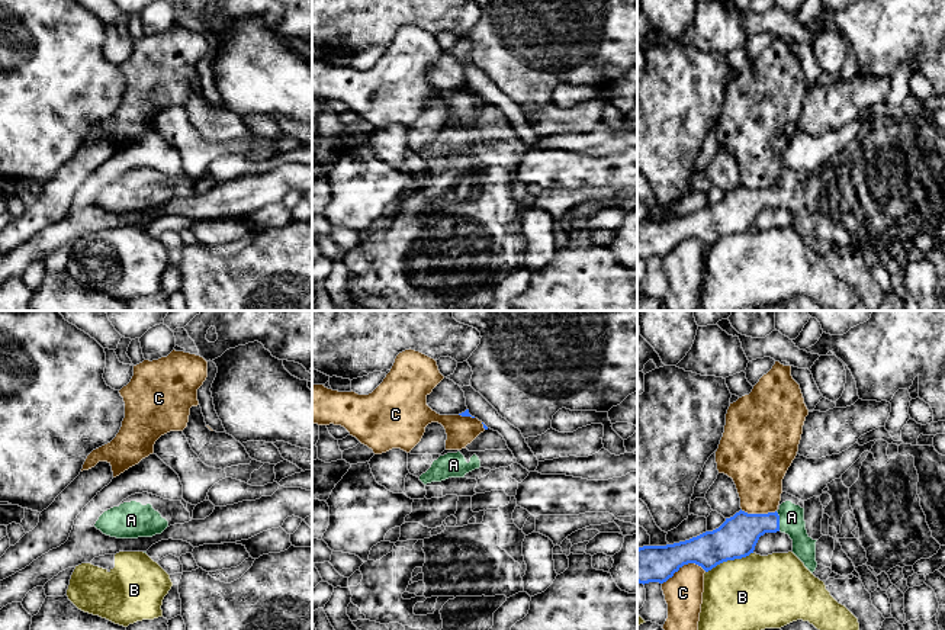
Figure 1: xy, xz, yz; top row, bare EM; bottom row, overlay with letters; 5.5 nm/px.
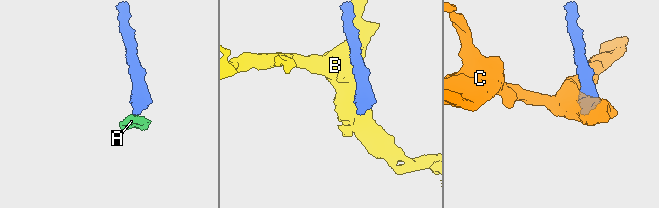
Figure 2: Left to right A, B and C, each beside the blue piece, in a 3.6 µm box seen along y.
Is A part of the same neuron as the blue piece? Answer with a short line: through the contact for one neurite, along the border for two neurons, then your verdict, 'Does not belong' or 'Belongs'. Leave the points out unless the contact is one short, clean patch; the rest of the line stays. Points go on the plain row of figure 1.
Line: yz (736, 212), (748, 202), (778, 196), (791, 192). Belongs

